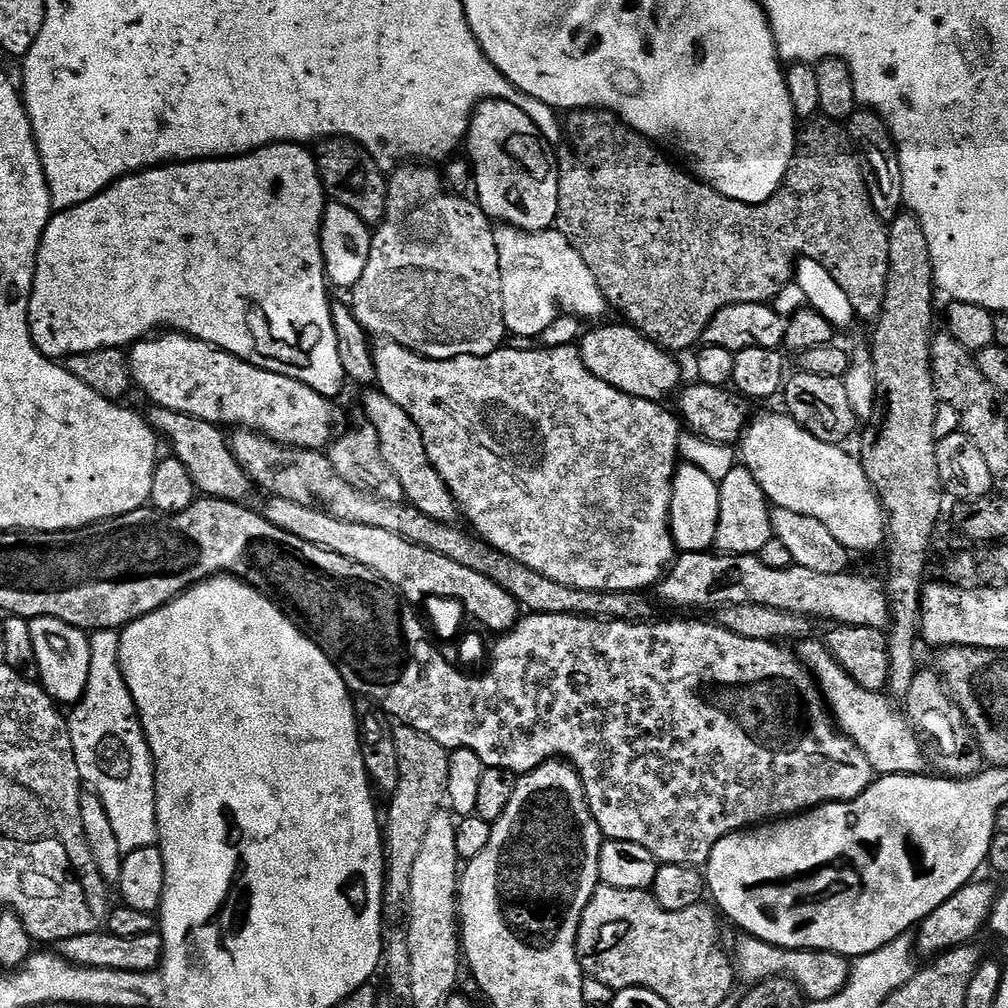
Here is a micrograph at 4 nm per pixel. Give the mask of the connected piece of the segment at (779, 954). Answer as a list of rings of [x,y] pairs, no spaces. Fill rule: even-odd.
[[[747,934],[737,935],[736,945],[730,948],[736,975],[745,985],[755,986],[761,980],[787,978],[793,980],[809,1001],[829,1000],[848,984],[852,973],[850,960],[833,952],[814,952],[799,948],[779,948]]]

